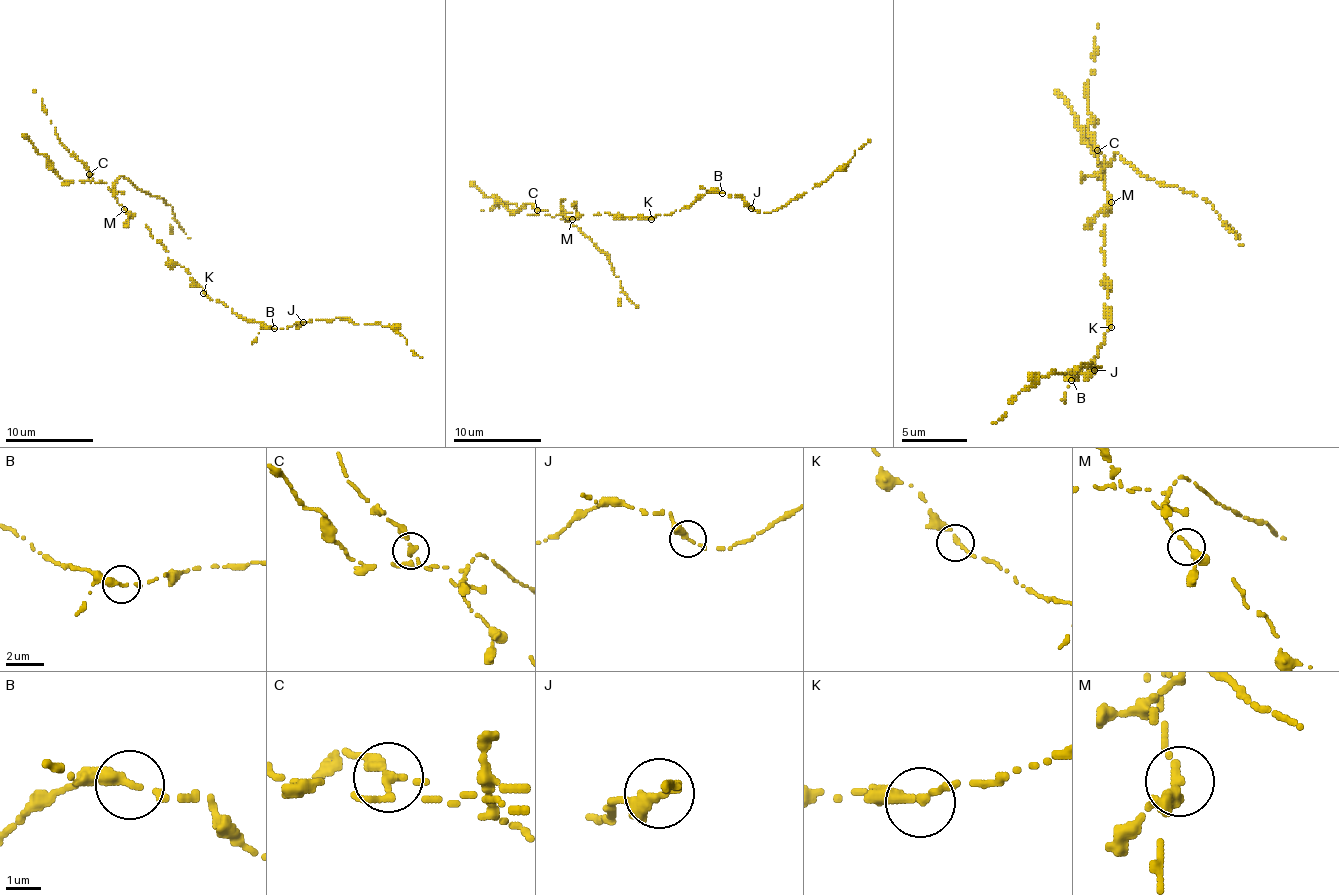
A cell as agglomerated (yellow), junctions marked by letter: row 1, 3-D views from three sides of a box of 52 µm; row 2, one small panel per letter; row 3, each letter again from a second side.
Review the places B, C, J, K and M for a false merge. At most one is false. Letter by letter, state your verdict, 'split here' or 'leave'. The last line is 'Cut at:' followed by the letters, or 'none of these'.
B: leave
C: split here
J: leave
K: leave
M: leave
Cut at: C

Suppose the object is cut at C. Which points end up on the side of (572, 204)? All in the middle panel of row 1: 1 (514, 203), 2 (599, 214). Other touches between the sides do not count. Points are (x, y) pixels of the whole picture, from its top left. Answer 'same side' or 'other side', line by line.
1: same side
2: same side

